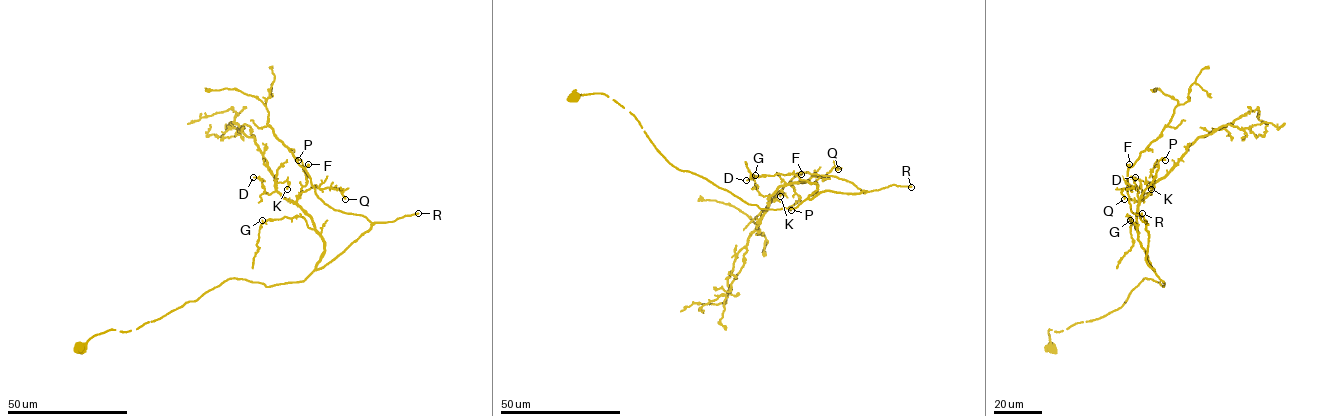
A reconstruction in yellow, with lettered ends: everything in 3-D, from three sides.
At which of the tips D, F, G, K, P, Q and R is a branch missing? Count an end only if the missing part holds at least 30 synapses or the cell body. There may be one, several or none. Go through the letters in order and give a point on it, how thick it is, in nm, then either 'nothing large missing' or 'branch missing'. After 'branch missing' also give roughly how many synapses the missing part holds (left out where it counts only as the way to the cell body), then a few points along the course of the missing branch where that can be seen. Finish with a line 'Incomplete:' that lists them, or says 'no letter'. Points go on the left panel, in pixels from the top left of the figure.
D: (253, 177) | 110 nm | nothing large missing
F: (308, 164) | 550 nm | nothing large missing
G: (262, 220) | 100 nm | nothing large missing
K: (287, 189) | 90 nm | nothing large missing
P: (298, 160) | 150 nm | nothing large missing
Q: (345, 199) | 280 nm | nothing large missing
R: (418, 213) | 240 nm | branch missing | 110 syn
Incomplete: R

